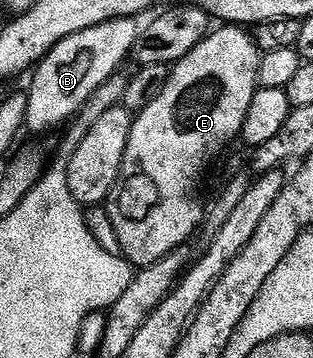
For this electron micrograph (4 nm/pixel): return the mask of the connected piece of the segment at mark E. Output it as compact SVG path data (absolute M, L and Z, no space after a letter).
M222 25L222 28L211 30L202 42L196 45L196 49L192 49L192 53L185 55L181 61L173 64L170 80L164 85L164 89L160 93L160 97L156 97L156 101L152 101L143 111L137 112L134 124L132 125L132 133L128 137L128 149L124 153L124 161L122 162L122 175L118 178L118 186L116 194L109 200L110 207L110 223L114 226L114 235L118 238L121 254L129 259L135 268L141 269L147 267L149 263L160 261L168 253L175 251L176 248L187 244L190 240L190 234L197 232L204 222L204 203L202 207L202 174L210 167L210 162L229 145L233 139L237 140L242 133L244 125L244 117L248 117L248 105L252 105L252 97L258 92L259 80L258 69L261 65L262 55L260 48L256 42L255 36L250 35L249 30L243 29L238 25Z

